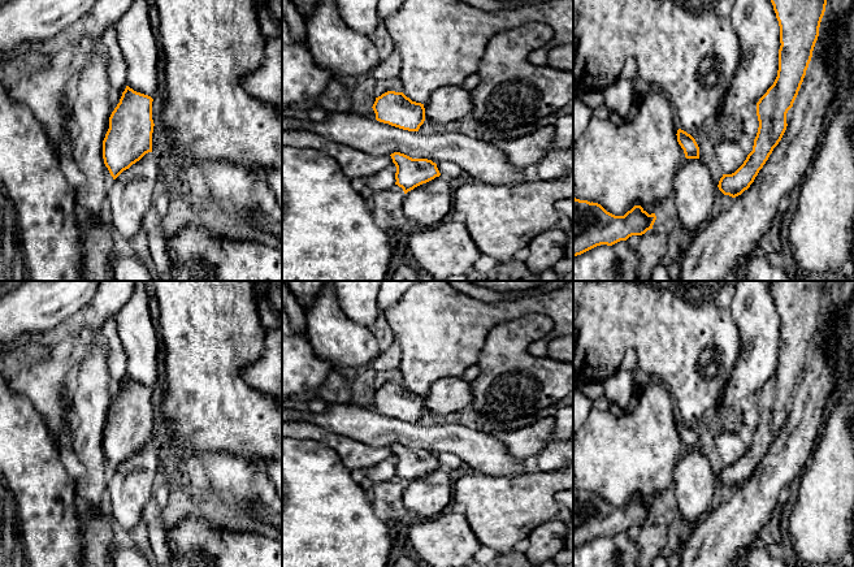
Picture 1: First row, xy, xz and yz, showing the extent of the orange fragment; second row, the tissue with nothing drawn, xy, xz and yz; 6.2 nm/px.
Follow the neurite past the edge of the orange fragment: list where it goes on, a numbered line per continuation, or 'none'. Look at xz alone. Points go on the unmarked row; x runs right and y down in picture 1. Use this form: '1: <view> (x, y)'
1: xz (426, 496)

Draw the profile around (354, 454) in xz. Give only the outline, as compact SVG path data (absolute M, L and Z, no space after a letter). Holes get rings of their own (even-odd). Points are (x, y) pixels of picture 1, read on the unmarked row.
M282 421L282 437L318 441L335 450L342 463L351 471L369 468L394 455L390 446L368 446L309 421Z

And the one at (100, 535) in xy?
M105 501L100 511L88 512L83 567L114 567L112 554L114 540L116 529L110 523Z

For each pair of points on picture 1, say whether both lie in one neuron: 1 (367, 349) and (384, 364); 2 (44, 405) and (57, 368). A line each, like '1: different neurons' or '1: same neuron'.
1: different neurons
2: same neuron

